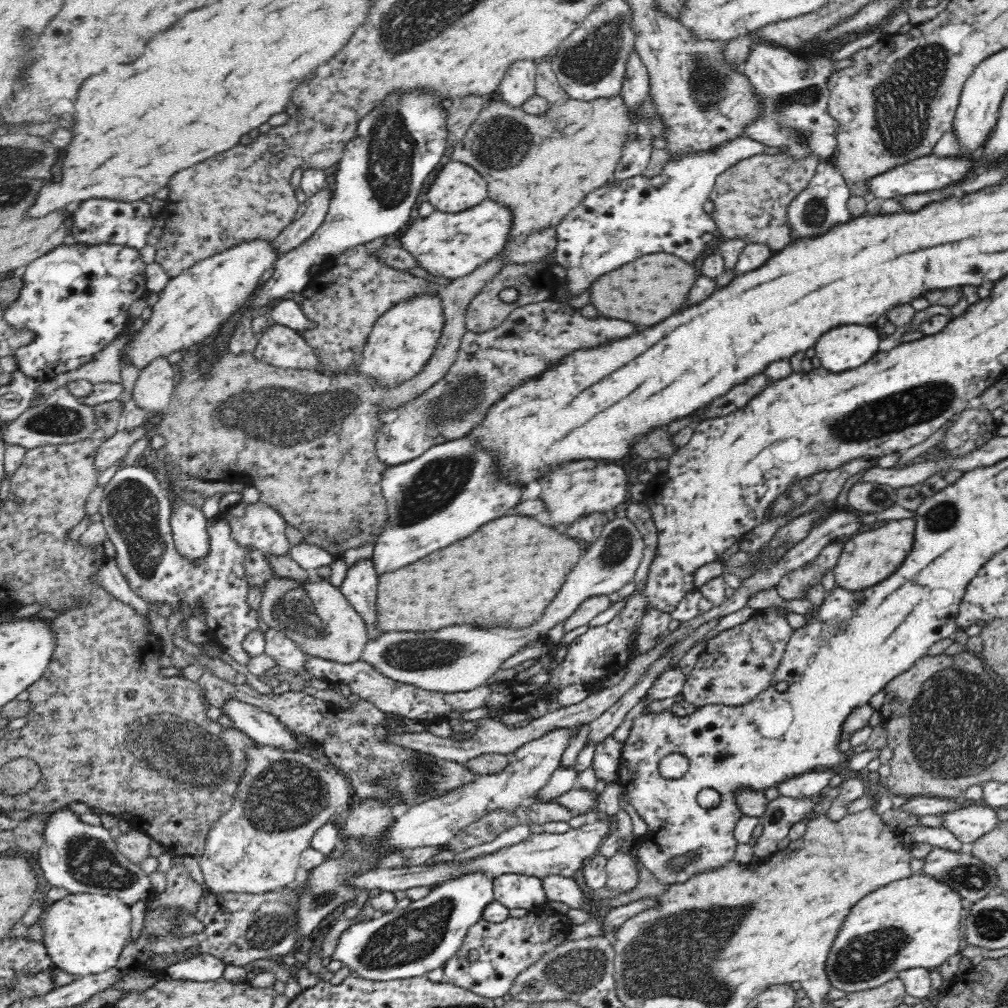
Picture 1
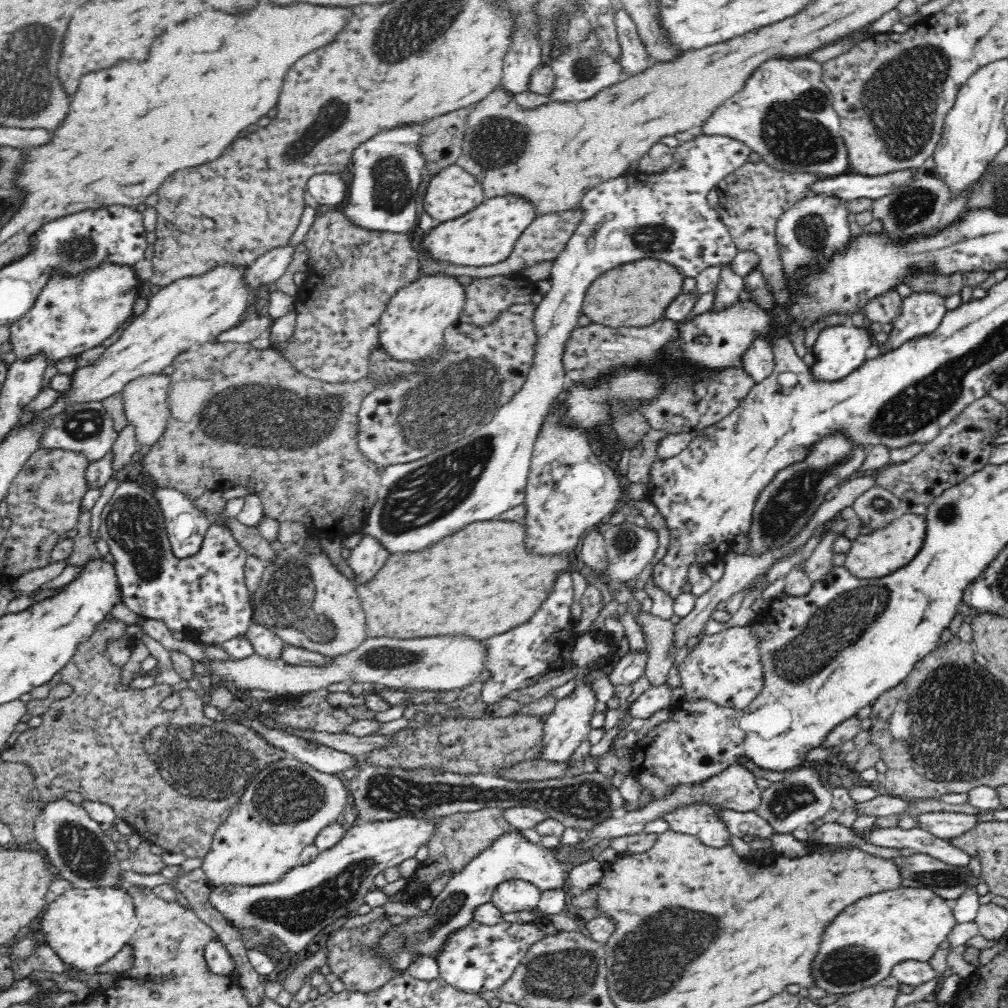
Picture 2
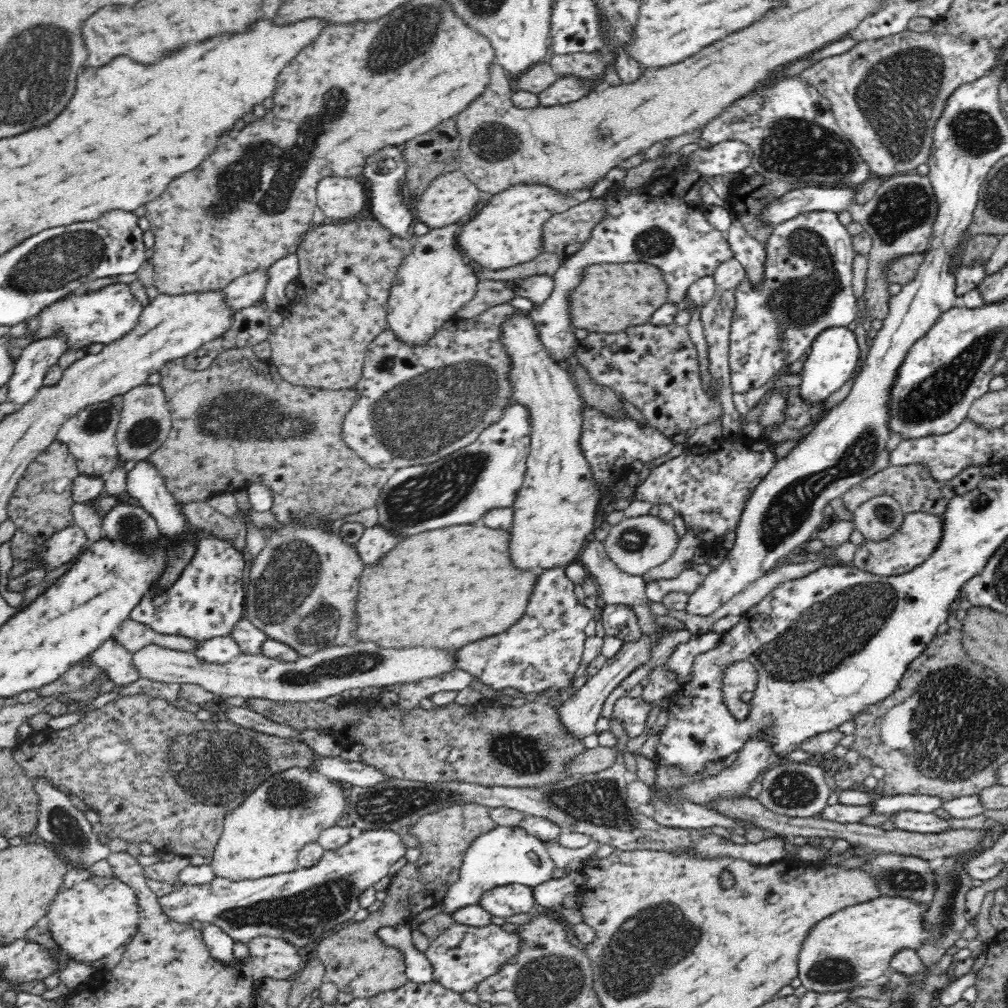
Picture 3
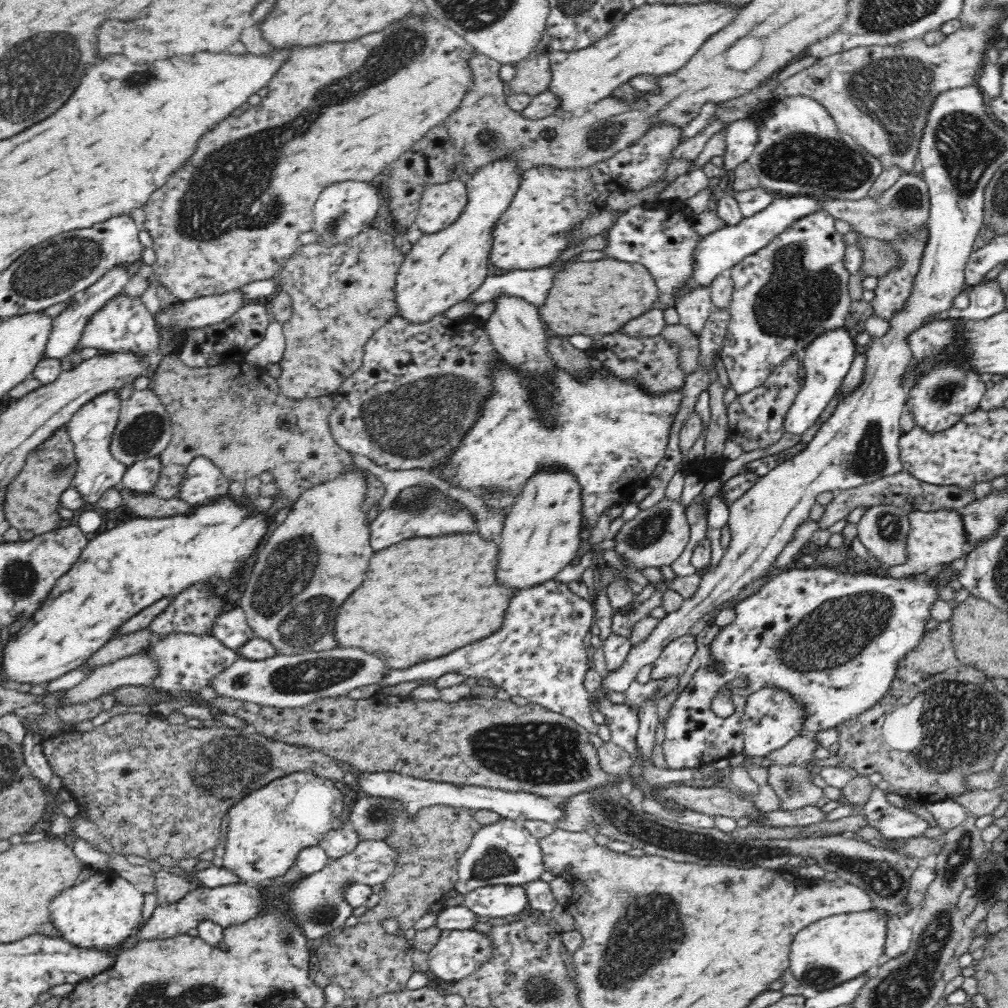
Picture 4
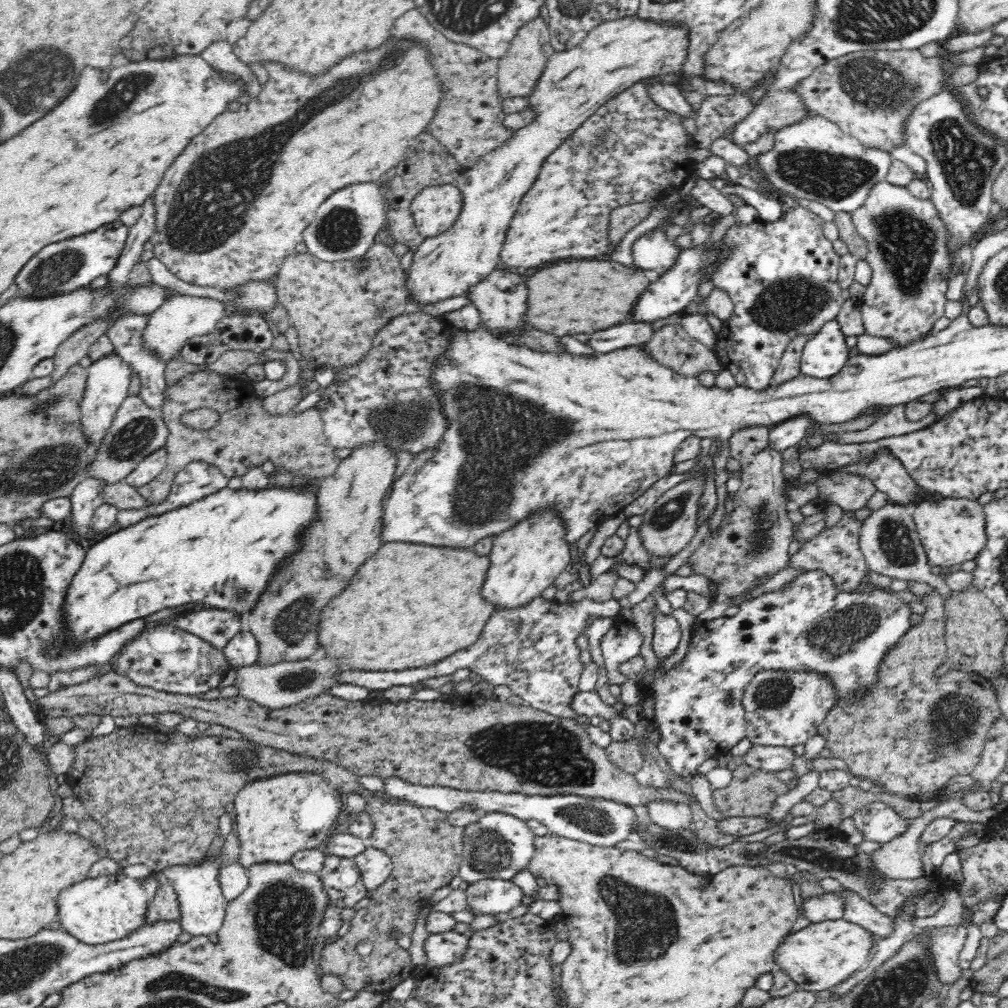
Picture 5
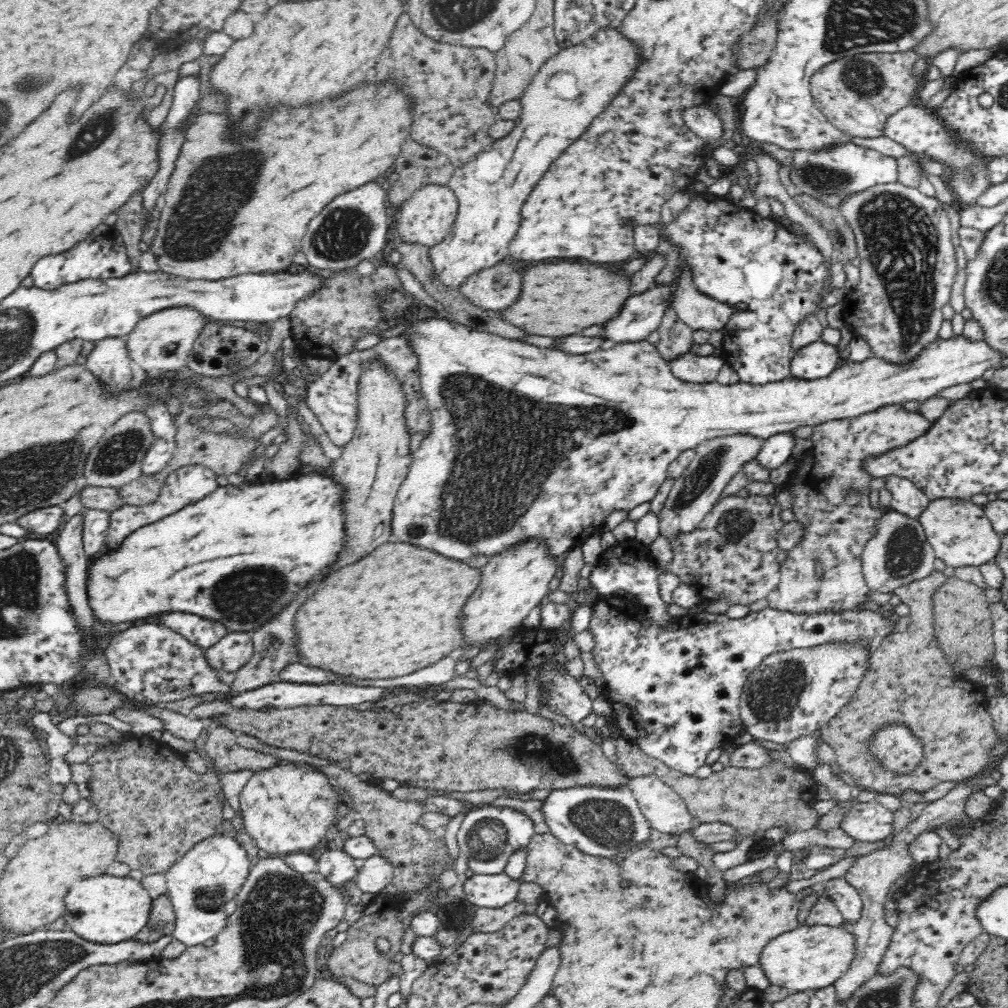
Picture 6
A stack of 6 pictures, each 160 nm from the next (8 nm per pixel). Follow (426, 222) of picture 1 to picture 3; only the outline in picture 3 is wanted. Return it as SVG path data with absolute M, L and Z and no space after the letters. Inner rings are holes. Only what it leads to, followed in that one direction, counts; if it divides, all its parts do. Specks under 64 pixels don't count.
M520 183L509 188L510 190L506 188L492 196L492 200L462 227L458 235L457 246L477 268L502 270L534 260L544 252L542 250L544 222L554 214L584 204L591 194L591 188L588 186L574 190L570 195L562 195L559 190L556 192L540 184Z

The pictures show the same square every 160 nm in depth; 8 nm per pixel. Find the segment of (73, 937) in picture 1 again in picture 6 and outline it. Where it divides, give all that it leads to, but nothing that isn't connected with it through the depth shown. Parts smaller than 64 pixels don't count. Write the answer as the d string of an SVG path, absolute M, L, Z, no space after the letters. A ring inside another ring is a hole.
M108 875L84 878L72 884L66 894L66 928L90 942L116 944L133 940L146 926L151 915L153 899L142 883L129 875L118 877Z

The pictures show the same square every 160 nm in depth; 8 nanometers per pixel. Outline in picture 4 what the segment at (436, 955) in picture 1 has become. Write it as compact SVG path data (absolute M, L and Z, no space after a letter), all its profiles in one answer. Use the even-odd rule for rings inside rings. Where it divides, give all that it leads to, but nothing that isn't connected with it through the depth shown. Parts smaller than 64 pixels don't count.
M501 818L495 824L483 826L459 858L455 889L460 894L468 894L480 886L522 885L540 879L544 865L538 840L521 824L521 820Z

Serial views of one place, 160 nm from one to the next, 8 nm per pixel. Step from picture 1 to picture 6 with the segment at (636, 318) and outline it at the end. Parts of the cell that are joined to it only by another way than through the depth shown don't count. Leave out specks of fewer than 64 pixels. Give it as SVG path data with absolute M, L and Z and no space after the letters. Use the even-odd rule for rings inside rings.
M558 262L528 268L514 306L500 312L506 322L538 336L570 336L588 326L612 320L630 296L630 276L620 276L594 264ZM628 278L628 280L626 280Z

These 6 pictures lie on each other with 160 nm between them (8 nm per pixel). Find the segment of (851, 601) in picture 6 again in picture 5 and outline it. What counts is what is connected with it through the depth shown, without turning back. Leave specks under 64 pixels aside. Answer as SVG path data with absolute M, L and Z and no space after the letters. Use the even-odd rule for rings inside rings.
M843 511L840 520L834 526L824 526L812 540L804 543L798 552L789 556L789 566L798 569L798 574L788 584L792 584L806 572L822 571L833 579L834 587L839 594L856 594L869 575L865 557L859 546L862 523L863 520L857 519L855 511Z

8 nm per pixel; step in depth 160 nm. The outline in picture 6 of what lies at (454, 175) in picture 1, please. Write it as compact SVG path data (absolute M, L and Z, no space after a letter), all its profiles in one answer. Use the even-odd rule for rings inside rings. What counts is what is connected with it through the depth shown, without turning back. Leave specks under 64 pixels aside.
M425 185L416 190L413 197L406 200L397 209L395 217L392 218L390 238L404 241L404 243L424 245L428 248L436 246L453 229L458 207L455 192L450 190L450 187L447 185Z

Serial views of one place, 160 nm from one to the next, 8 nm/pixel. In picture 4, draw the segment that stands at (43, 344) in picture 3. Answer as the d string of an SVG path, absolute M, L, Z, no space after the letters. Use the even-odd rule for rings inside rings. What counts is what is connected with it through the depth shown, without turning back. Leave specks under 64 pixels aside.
M118 264L118 266L112 266L104 276L100 277L92 286L89 286L72 305L53 318L50 340L48 340L48 346L45 348L46 357L62 359L70 353L70 350L72 350L74 346L79 345L87 322L108 301L120 295L122 288L128 284L131 277L130 273L128 273L129 265L130 264Z

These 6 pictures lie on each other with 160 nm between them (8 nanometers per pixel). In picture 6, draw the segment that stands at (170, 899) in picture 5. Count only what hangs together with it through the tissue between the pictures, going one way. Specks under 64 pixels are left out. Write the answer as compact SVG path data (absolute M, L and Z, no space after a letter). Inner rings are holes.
M161 895L153 900L151 915L146 926L133 938L140 943L153 943L162 935L175 931L176 914L169 896Z

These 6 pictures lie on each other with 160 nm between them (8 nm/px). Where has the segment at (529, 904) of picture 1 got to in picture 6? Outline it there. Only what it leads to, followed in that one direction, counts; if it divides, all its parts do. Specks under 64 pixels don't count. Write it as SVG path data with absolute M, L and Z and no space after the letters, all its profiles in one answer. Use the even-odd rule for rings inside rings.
M504 872L473 874L463 884L464 900L468 905L500 908L516 899L519 883Z

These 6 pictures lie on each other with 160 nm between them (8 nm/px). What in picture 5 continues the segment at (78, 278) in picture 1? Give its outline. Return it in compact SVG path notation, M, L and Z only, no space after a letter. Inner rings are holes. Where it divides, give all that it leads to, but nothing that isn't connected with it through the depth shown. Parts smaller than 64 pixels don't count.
M130 313L121 319L118 319L108 330L108 338L114 345L115 352L118 356L123 358L124 362L130 365L130 368L134 373L138 374L140 380L140 390L139 397L152 409L160 409L165 401L165 382L164 382L164 372L166 370L164 367L166 363L160 361L156 355L152 355L150 351L146 351L143 344L143 332L146 326L146 315Z

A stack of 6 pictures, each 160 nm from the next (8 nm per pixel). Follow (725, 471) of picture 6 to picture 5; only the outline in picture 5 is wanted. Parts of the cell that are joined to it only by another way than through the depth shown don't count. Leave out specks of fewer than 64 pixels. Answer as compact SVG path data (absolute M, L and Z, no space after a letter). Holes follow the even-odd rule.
M697 459L695 466L686 472L690 477L682 480L674 487L667 490L661 497L657 499L652 507L643 514L643 523L638 529L642 536L642 544L650 555L660 557L676 555L686 546L690 545L692 539L698 530L698 510L700 508L700 500L708 478L708 470L701 460Z

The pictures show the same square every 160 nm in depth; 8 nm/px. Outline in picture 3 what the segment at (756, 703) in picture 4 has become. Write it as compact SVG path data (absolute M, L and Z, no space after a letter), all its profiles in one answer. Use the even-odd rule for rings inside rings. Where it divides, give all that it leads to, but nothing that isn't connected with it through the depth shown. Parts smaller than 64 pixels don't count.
M760 730L760 736L748 736L748 740L744 742L744 746L742 746L742 748L740 748L740 750L736 752L737 757L732 766L722 766L722 770L717 776L708 777L702 779L700 782L695 782L689 785L682 785L680 787L680 790L678 790L678 792L676 792L674 796L678 798L686 798L687 800L695 802L699 805L706 804L706 802L710 802L710 800L718 798L718 795L720 798L730 798L730 796L745 796L748 787L755 781L759 781L760 775L768 770L775 763L773 742L769 741L769 738L765 736L765 732L764 734L761 734L762 731L763 730Z

